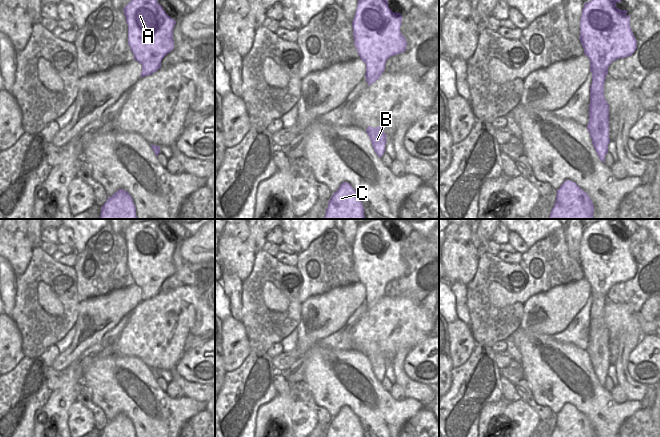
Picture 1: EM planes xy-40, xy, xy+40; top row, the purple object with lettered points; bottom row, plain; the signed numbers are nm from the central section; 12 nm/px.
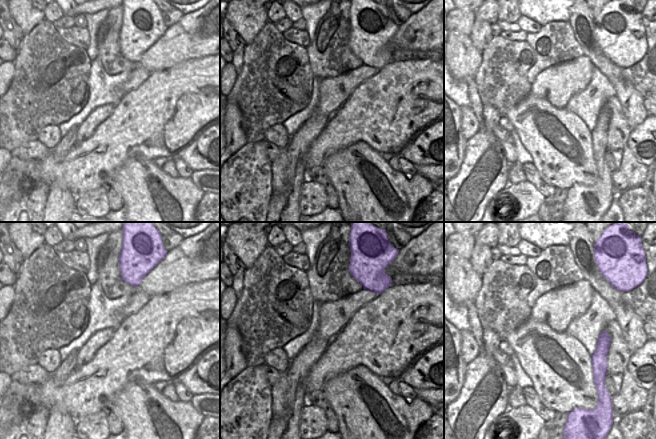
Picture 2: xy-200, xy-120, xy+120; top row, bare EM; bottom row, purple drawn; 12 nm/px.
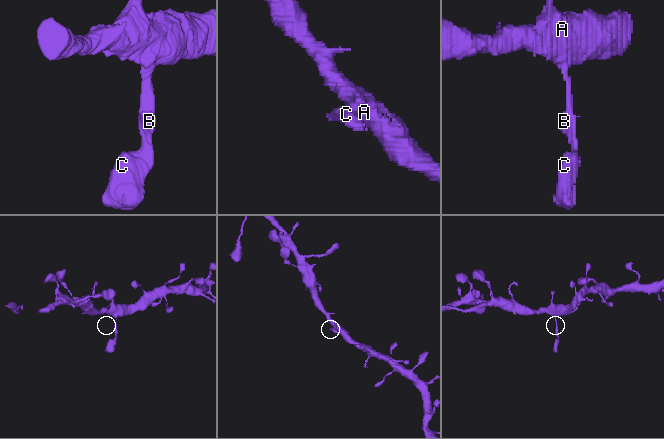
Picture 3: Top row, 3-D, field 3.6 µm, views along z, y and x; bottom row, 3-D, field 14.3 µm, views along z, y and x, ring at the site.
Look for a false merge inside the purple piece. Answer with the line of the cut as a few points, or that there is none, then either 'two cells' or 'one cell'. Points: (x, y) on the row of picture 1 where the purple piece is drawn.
no cut | one cell

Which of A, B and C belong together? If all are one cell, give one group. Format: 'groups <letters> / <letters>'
groups A B C

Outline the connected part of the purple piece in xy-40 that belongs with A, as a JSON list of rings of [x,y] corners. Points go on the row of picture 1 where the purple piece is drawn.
[[[131,0],[123,11],[128,25],[128,45],[134,59],[142,65],[141,77],[149,76],[161,68],[162,59],[174,49],[176,21],[165,13],[158,0]]]

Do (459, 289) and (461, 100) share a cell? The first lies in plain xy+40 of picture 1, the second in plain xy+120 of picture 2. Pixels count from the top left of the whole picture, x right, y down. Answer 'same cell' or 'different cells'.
different cells

